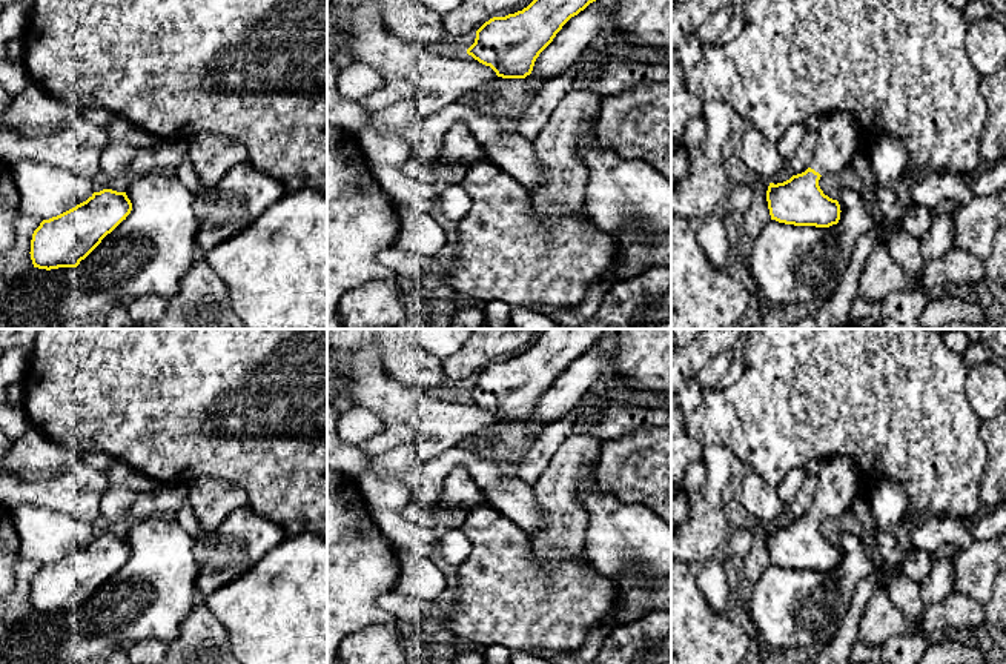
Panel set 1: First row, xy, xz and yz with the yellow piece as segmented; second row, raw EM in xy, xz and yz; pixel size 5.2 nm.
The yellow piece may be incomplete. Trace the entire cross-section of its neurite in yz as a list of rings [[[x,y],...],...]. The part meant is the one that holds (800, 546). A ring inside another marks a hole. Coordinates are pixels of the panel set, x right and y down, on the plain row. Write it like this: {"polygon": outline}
{"polygon": [[[849,456],[823,460],[817,478],[819,489],[809,512],[783,527],[769,527],[766,546],[771,564],[816,572],[839,567],[840,549],[823,538],[819,524],[822,520],[840,520],[866,489]]]}

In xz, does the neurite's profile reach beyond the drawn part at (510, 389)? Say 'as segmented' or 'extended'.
as segmented

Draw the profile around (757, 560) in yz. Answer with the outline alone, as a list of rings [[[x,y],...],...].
[[[753,524],[754,529],[754,546],[751,552],[740,559],[740,575],[743,581],[743,595],[748,593],[750,587],[757,583],[763,570],[771,564],[766,535],[769,527]]]

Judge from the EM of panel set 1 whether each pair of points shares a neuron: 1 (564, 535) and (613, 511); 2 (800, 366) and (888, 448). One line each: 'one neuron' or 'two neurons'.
1: two neurons
2: one neuron

